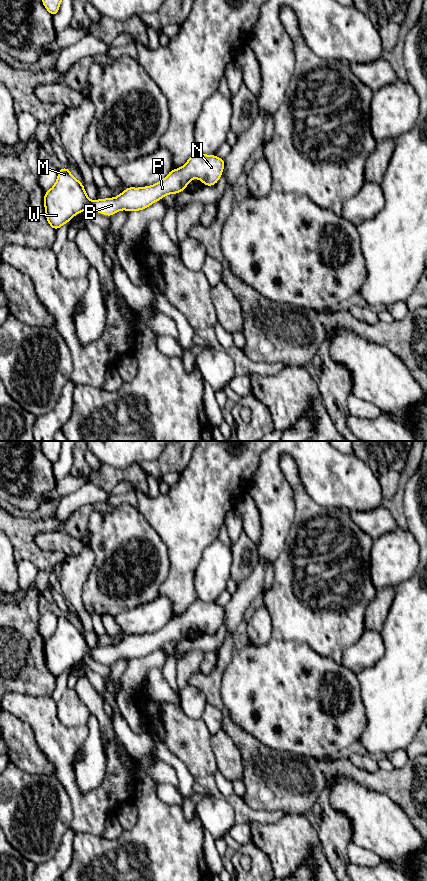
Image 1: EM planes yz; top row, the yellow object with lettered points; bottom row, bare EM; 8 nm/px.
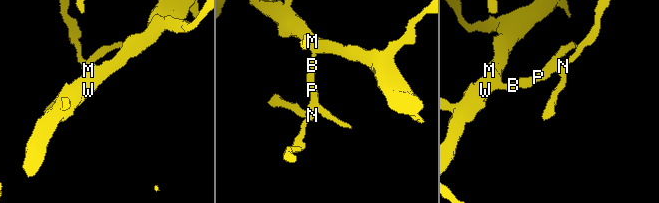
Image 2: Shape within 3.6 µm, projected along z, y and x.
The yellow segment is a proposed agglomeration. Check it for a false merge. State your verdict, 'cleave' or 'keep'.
keep

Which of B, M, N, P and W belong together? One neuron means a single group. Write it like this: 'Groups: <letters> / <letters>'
Groups: B M N P W

